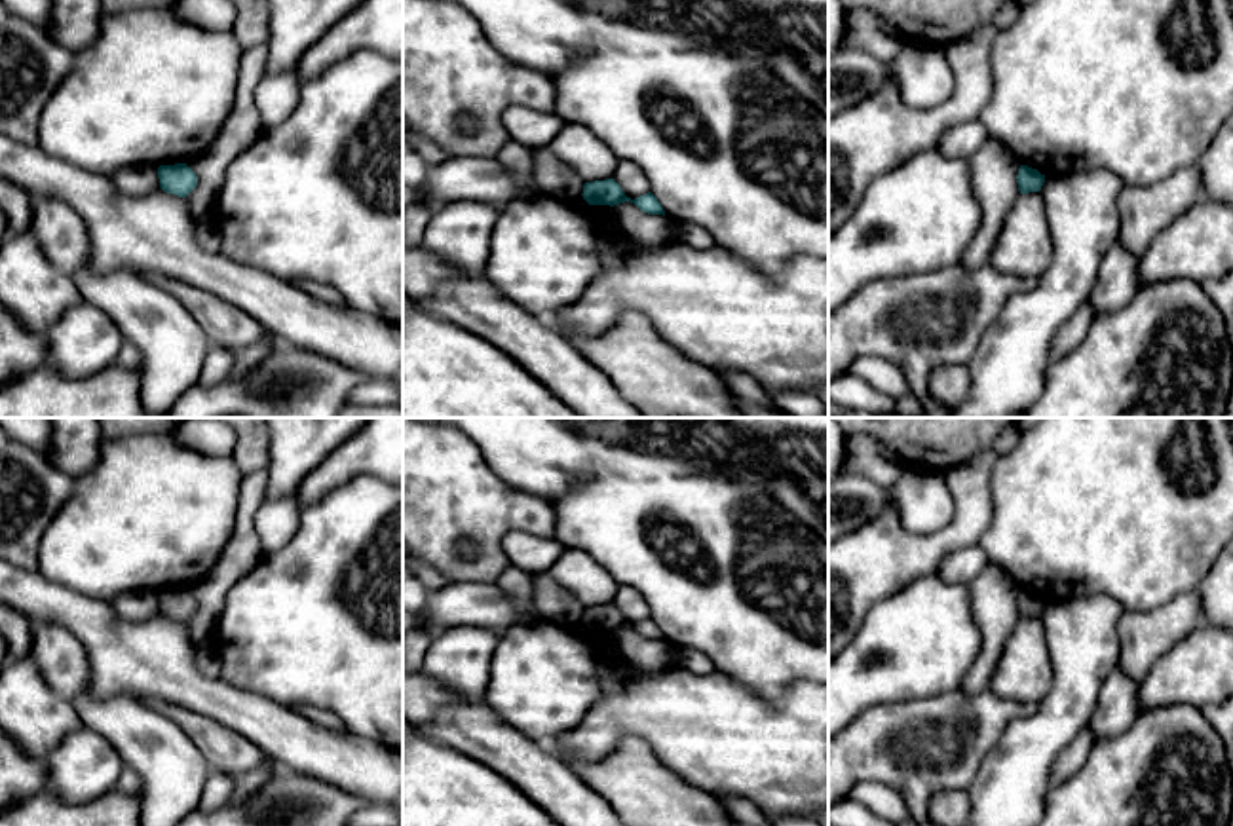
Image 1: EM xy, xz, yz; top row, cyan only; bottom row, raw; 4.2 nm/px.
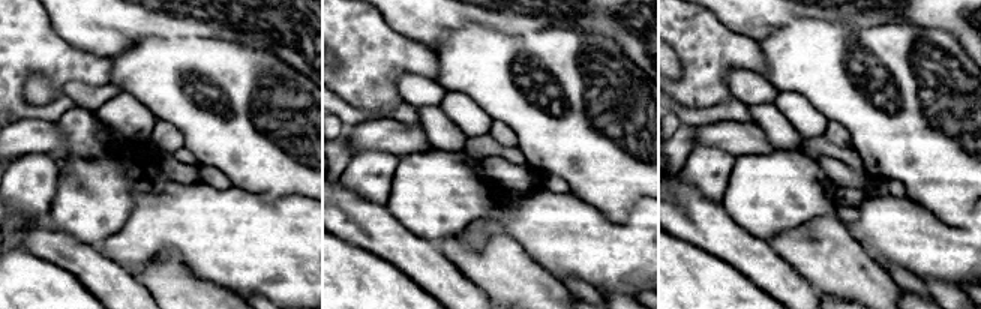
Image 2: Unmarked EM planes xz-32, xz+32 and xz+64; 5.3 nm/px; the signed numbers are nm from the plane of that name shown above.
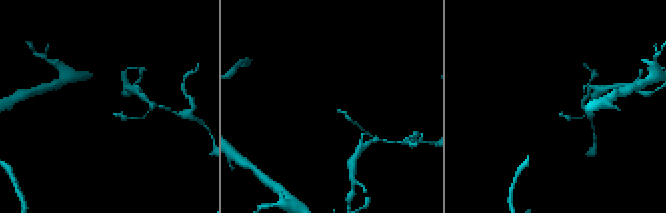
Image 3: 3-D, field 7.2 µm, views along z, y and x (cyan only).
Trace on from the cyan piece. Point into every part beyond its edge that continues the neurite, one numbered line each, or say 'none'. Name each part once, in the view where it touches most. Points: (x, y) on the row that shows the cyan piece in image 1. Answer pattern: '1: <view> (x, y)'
none

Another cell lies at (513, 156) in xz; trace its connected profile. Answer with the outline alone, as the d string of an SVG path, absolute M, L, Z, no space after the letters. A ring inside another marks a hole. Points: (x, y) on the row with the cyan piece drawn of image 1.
M511 139L496 152L494 160L522 180L521 194L515 201L540 201L549 197L534 180L532 148Z

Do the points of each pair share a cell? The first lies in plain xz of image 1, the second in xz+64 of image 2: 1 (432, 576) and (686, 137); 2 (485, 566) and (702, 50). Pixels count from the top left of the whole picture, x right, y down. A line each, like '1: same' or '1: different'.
1: different
2: same

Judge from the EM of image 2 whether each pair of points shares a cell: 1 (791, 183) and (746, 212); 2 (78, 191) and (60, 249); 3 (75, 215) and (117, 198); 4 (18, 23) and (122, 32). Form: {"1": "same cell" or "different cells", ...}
{"1": "same cell", "2": "different cells", "3": "same cell", "4": "different cells"}

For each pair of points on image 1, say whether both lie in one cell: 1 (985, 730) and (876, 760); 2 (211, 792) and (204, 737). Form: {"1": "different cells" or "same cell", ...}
{"1": "same cell", "2": "different cells"}

